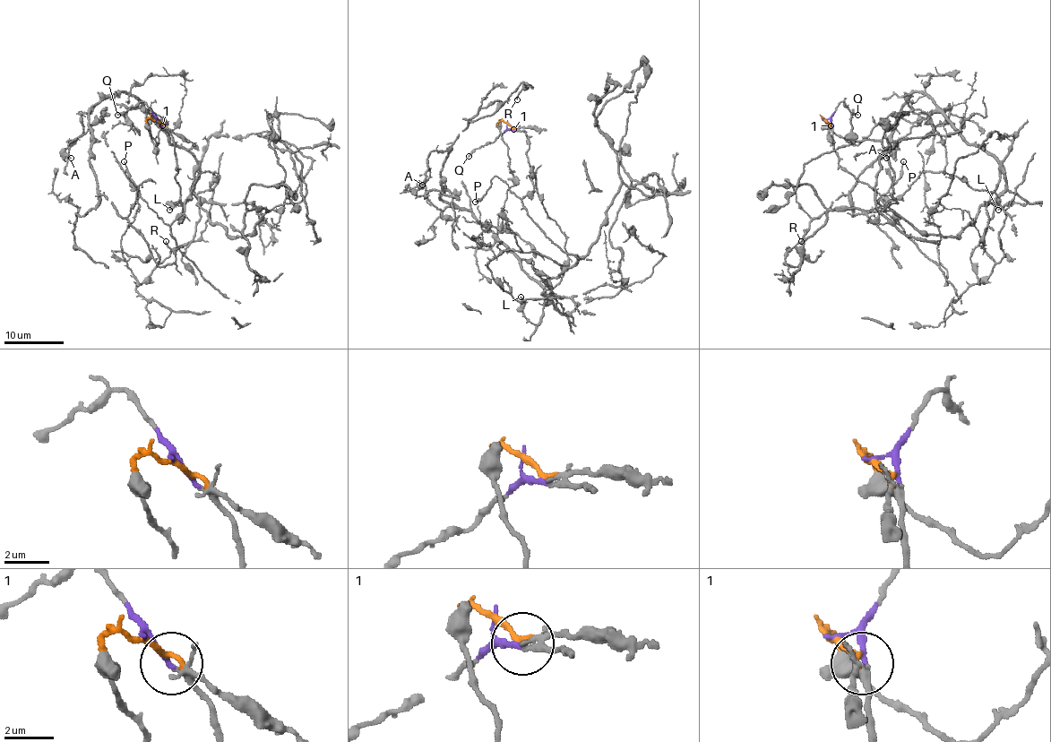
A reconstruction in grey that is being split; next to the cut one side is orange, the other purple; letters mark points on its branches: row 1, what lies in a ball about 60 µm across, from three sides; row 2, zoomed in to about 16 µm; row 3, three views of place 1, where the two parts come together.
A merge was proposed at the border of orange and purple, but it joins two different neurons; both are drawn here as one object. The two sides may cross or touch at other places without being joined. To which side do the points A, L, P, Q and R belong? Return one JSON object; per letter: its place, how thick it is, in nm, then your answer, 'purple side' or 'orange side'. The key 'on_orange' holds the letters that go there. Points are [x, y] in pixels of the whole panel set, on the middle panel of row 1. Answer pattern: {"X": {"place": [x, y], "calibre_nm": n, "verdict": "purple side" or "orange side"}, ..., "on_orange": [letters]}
{"A": {"place": [422, 185], "calibre_nm": 140, "verdict": "orange side"}, "L": {"place": [521, 297], "calibre_nm": 180, "verdict": "orange side"}, "P": {"place": [475, 202], "calibre_nm": 150, "verdict": "purple side"}, "Q": {"place": [469, 156], "calibre_nm": 240, "verdict": "purple side"}, "R": {"place": [517, 99], "calibre_nm": 160, "verdict": "orange side"}, "on_orange": ["A", "L", "R"]}

